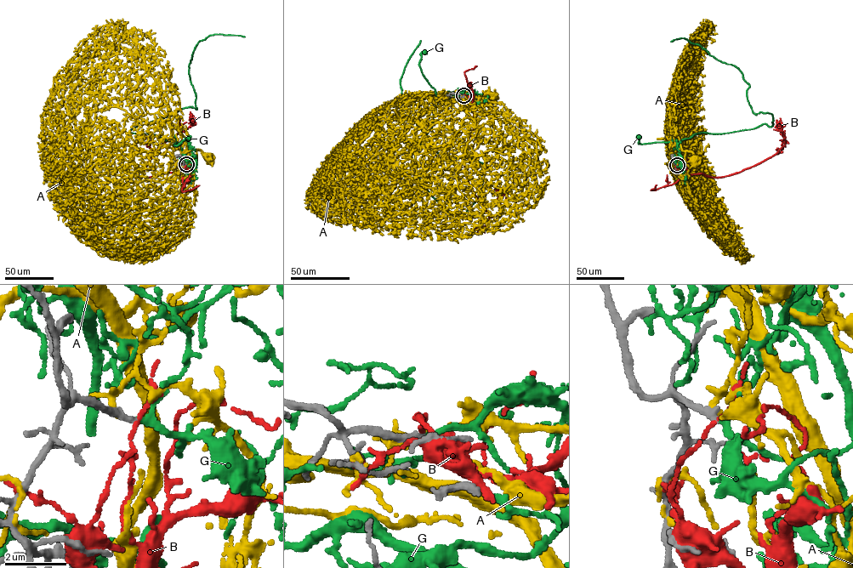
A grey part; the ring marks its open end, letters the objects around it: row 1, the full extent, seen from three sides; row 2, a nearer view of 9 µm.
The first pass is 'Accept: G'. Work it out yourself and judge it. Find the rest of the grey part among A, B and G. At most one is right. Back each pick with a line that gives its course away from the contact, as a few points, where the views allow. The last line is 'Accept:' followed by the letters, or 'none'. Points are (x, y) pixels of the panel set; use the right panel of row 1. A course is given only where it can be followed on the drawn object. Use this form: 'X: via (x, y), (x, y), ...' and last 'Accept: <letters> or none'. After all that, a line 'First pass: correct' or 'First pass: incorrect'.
G: via (677, 165), (681, 167), (675, 139), (639, 144), (638, 137)
Accept: G
First pass: correct

